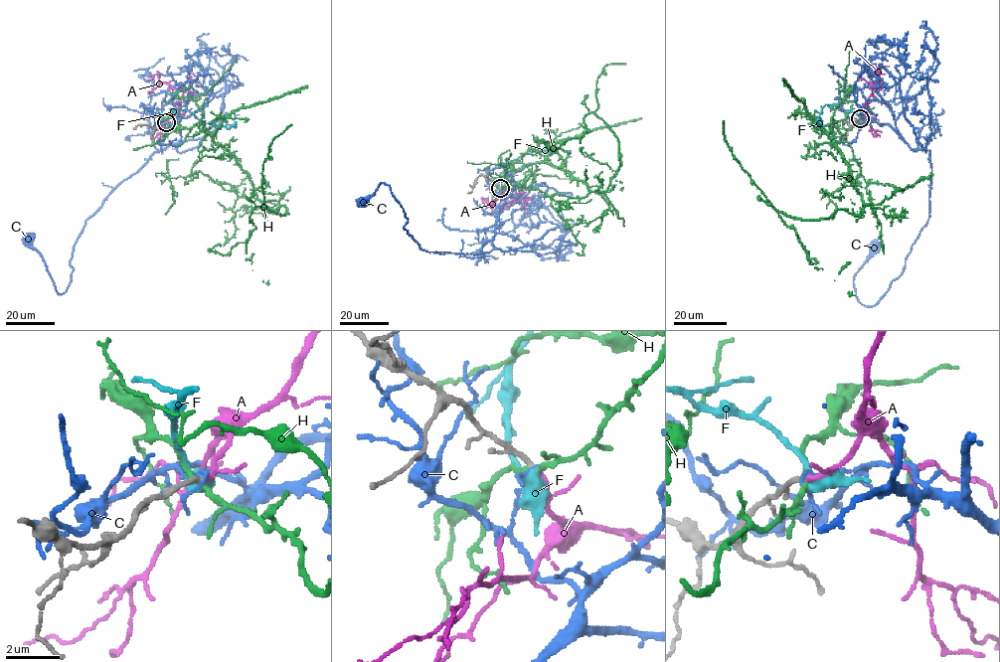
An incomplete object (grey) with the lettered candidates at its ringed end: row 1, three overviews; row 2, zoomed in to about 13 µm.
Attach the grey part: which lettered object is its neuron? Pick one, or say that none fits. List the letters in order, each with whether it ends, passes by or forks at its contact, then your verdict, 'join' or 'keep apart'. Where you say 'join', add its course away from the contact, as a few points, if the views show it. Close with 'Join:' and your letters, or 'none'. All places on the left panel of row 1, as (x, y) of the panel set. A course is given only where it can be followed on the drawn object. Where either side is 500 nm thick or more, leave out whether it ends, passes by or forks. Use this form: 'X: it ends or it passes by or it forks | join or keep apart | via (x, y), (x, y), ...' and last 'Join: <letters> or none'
A: it ends | join | via (166, 122), (185, 91), (160, 82), (158, 73), (146, 81)
C: it passes by | keep apart
F: it passes by | keep apart
H: it passes by | keep apart
Join: A

